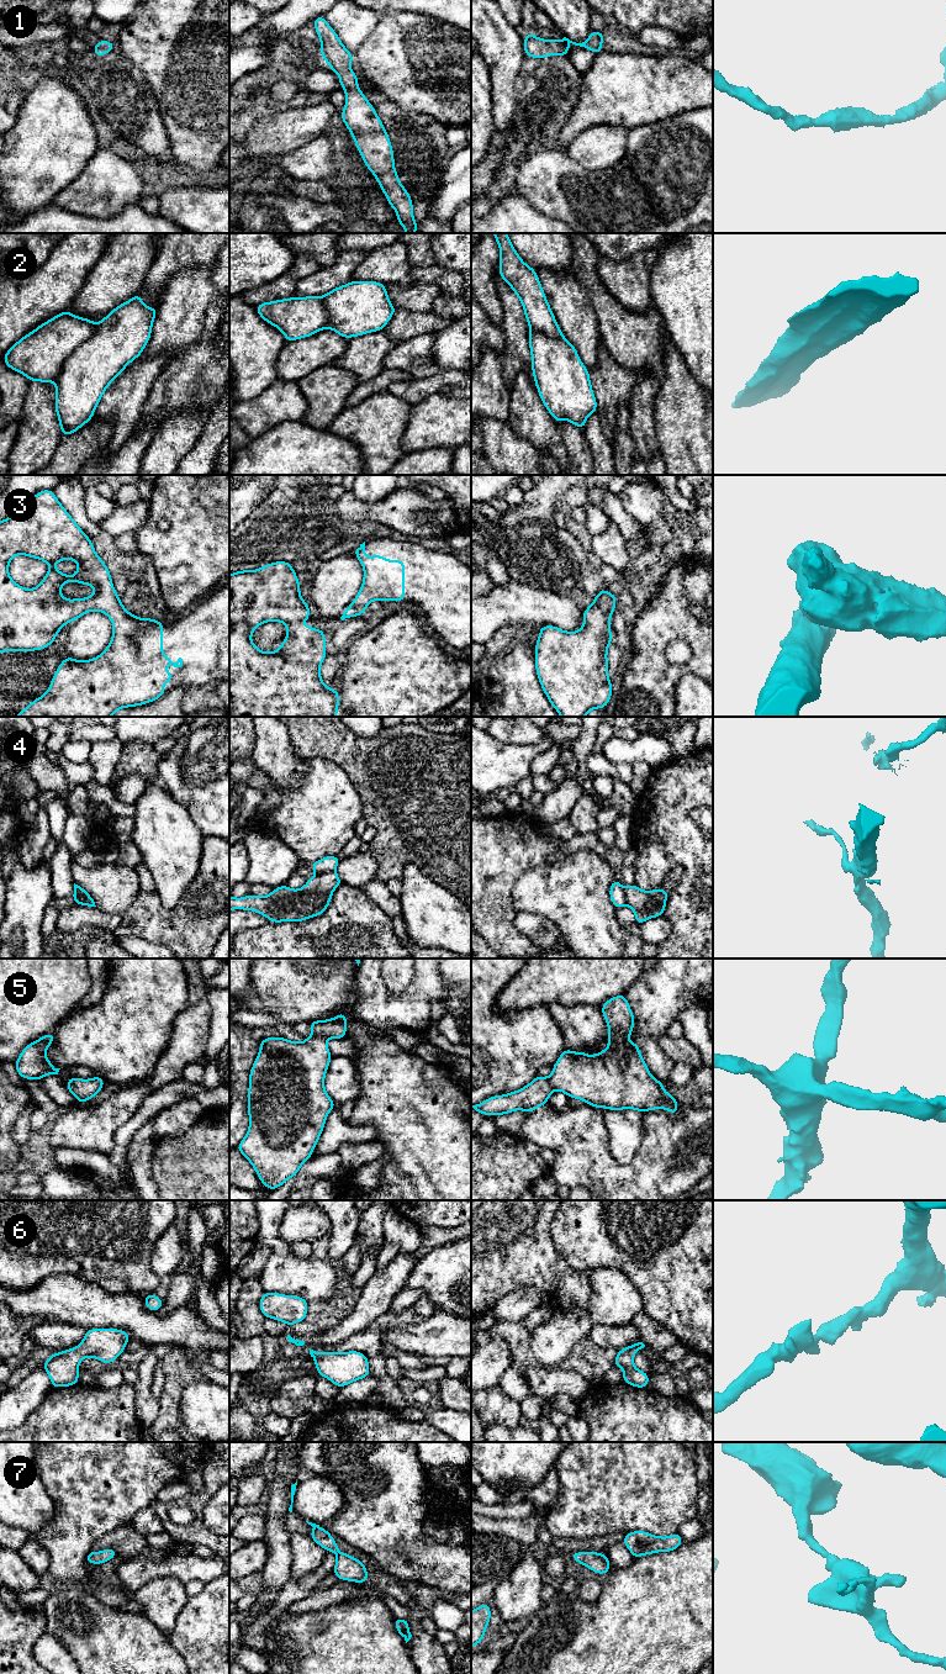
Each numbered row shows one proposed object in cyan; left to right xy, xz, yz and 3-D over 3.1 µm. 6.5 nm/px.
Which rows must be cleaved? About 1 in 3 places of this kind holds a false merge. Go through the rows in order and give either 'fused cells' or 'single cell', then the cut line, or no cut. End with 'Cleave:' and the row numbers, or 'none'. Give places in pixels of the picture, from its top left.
1: single cell | no cut
2: fused cells | xy (98, 323), (94, 332), (64, 362), (62, 371), (54, 380)
3: single cell | no cut
4: fused cells | xz (334, 870), (316, 874)
5: single cell | no cut
6: single cell | no cut
7: single cell | no cut
Cleave: 2, 4

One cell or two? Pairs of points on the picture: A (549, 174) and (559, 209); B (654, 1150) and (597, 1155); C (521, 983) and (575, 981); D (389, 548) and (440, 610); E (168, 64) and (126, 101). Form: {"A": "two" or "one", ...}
{"A": "one", "B": "one", "C": "one", "D": "one", "E": "two"}

